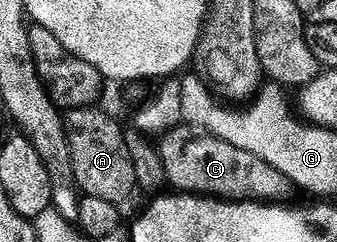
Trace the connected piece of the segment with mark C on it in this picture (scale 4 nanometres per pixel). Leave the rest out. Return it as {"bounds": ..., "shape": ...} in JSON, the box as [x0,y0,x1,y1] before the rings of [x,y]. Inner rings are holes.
{"bounds":[155,126,291,200],"shape":[[[172,126],[160,135],[155,147],[161,161],[160,173],[177,192],[230,200],[281,200],[291,190],[289,178],[283,172],[198,126]]]}

